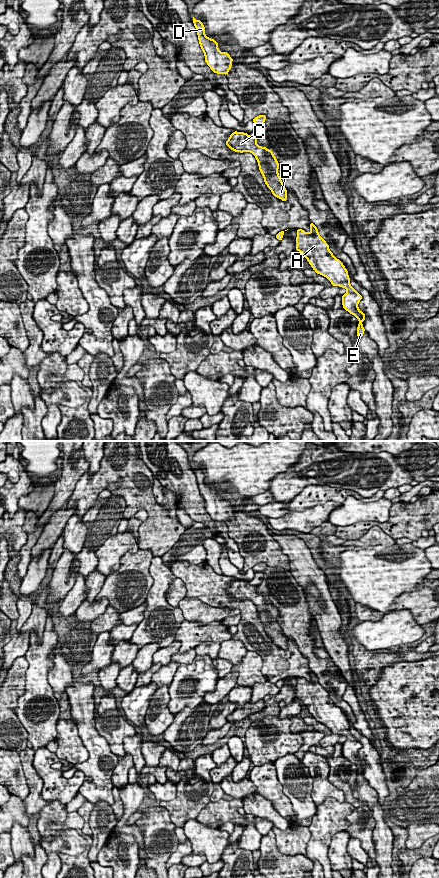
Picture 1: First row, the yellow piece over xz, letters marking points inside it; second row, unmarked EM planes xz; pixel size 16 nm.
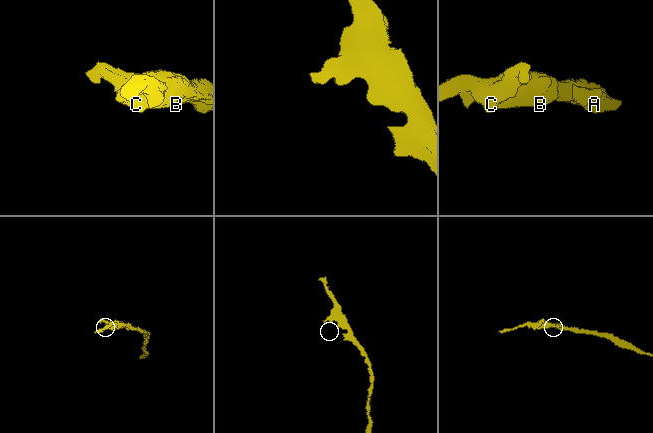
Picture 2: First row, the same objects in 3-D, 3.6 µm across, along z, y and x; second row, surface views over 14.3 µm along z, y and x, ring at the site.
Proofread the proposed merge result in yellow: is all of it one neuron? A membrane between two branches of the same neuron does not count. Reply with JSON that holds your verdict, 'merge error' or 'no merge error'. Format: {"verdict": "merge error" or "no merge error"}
{"verdict": "no merge error"}

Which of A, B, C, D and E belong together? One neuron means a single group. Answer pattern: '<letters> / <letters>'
A B C D E

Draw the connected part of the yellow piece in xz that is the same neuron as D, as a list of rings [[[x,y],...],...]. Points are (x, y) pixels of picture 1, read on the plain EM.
[[[193,465],[193,471],[198,482],[200,495],[205,503],[205,510],[211,516],[212,520],[227,523],[232,516],[232,509],[228,500],[220,500],[218,491],[205,483],[205,475],[200,468]]]

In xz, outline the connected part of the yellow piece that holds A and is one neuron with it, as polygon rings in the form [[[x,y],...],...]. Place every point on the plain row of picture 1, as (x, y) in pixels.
[[[310,670],[309,681],[302,677],[297,677],[296,696],[303,702],[313,718],[317,722],[325,724],[331,729],[331,733],[343,735],[347,740],[342,744],[343,757],[357,765],[359,773],[357,775],[357,784],[361,786],[364,782],[362,770],[365,768],[365,761],[358,756],[358,751],[362,744],[351,735],[350,726],[347,717],[341,708],[337,707],[329,698],[329,693],[318,681],[317,675]]]

